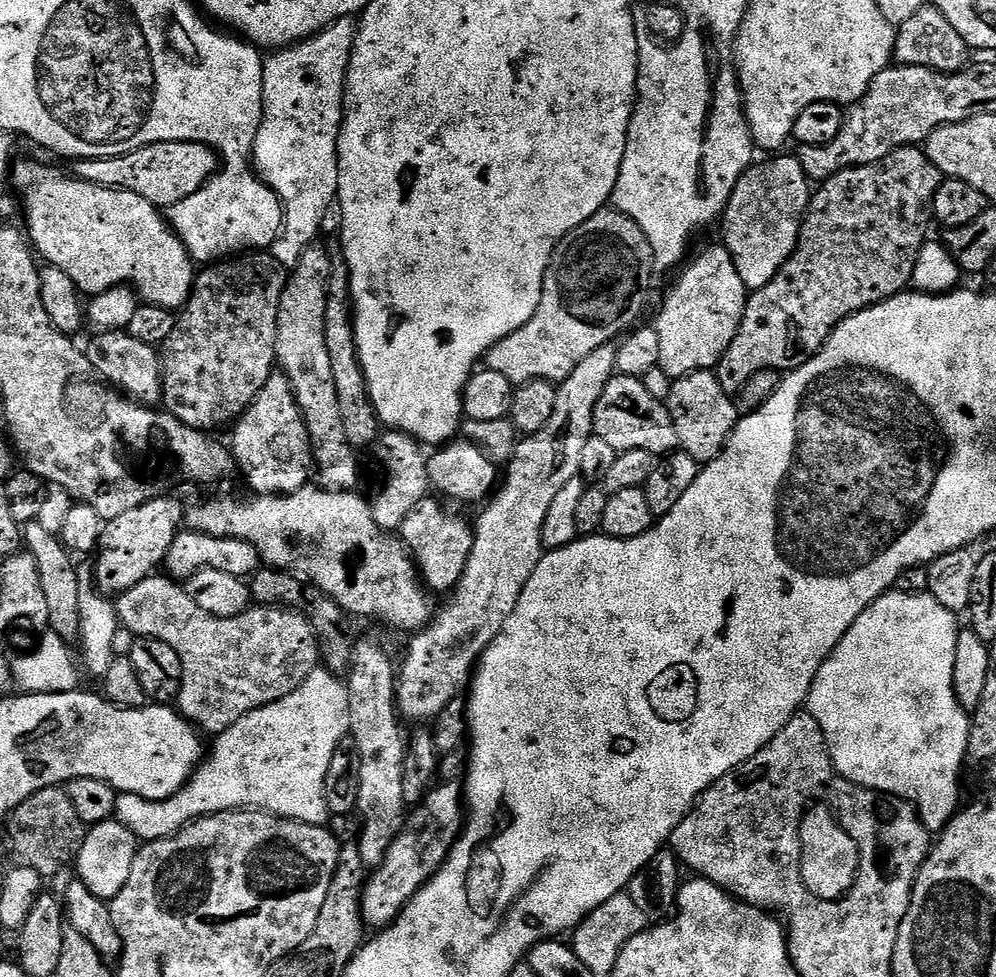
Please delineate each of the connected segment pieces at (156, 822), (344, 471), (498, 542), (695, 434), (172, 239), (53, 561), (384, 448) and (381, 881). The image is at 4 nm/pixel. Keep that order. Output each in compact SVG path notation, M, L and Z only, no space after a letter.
M318 666L310 674L310 678L306 678L306 682L302 682L302 686L298 686L298 690L294 690L294 694L286 694L286 698L282 698L278 702L270 702L266 706L262 706L258 710L254 710L250 714L238 718L238 722L234 722L234 726L230 726L230 730L219 733L213 739L216 741L210 744L210 747L207 749L199 768L192 773L192 778L184 783L182 790L178 790L178 794L174 794L165 800L151 800L150 798L130 796L127 794L117 795L116 811L114 813L115 819L119 820L122 826L126 826L126 830L133 832L136 835L137 841L140 842L161 840L167 836L172 836L176 832L181 832L193 820L200 820L204 816L213 816L219 812L234 812L237 810L259 810L262 812L271 812L273 816L283 816L286 820L300 820L304 824L327 825L329 823L327 820L330 820L330 813L328 811L328 803L326 802L326 794L324 793L326 770L330 770L330 758L334 758L334 750L349 735L349 722L350 706L348 705L347 683L337 673L330 672L323 666Z
M311 244L306 254L298 258L298 266L291 268L282 290L282 302L278 310L276 362L279 371L290 382L294 398L302 410L302 418L312 443L314 472L318 480L320 476L319 483L333 492L347 492L357 487L360 464L356 461L357 449L346 438L346 426L342 426L338 390L334 386L330 354L326 351L326 298L334 257L322 244Z
M615 343L603 344L598 346L598 350L594 350L594 354L586 354L586 358L578 362L574 374L559 381L554 398L554 414L550 414L550 422L546 422L542 430L525 435L515 445L506 464L508 477L505 480L503 477L498 491L483 505L484 513L474 520L474 546L470 550L466 570L451 593L452 601L441 612L439 609L433 615L427 628L420 629L409 639L412 641L408 644L404 665L399 665L396 685L396 706L405 721L431 722L438 714L442 714L442 709L449 702L461 699L471 685L481 656L492 645L494 638L498 638L510 614L514 614L514 606L518 606L518 598L526 582L530 582L530 574L534 574L540 557L546 551L542 542L542 522L546 522L546 514L554 503L554 497L558 490L562 490L562 486L566 486L566 482L570 482L570 478L581 475L582 450L594 434L592 419L598 406L598 398L602 398L602 390L606 390L613 376L617 375L616 349Z
M715 371L695 372L673 380L672 393L666 403L669 414L674 418L674 430L678 430L680 448L697 462L718 458L738 427L735 399L722 390Z
M19 159L10 173L10 180L24 195L22 216L24 212L28 219L26 235L33 249L41 257L44 255L51 267L66 270L85 297L91 298L111 288L131 284L136 286L139 299L145 304L157 304L173 310L183 309L187 304L194 283L194 261L167 219L154 205L146 202L146 198L124 192L121 188L103 188L72 174L67 176L62 169L39 164L36 160Z
M36 520L25 523L22 528L22 540L27 551L32 553L38 562L39 576L42 578L42 590L46 592L46 606L49 607L49 629L65 643L75 643L80 636L83 620L81 618L81 594L84 586L80 584L80 576L73 562L75 560L70 551L59 540Z
M388 430L377 439L374 445L376 464L380 467L380 489L376 497L371 497L372 513L379 528L385 530L399 529L400 523L429 495L428 461L425 449L420 441L405 432Z
M455 780L437 783L424 797L423 804L417 804L409 811L404 829L398 838L394 838L386 858L367 877L362 894L362 914L369 929L383 930L399 918L410 898L414 898L422 885L442 867L465 823L466 797L463 787Z

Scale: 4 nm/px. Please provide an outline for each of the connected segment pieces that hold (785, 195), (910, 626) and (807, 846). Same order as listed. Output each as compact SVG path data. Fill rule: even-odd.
M778 154L767 157L768 160L762 163L759 161L748 168L735 184L720 218L723 247L731 254L731 260L734 262L738 276L742 279L743 286L750 292L766 286L766 283L774 278L774 274L792 256L794 246L797 245L797 240L800 237L801 226L808 213L812 182L805 174L805 168L797 155L784 155Z
M893 590L884 593L873 604L866 606L866 610L862 610L862 614L858 614L858 618L854 618L854 626L850 626L850 630L846 630L846 634L842 634L842 642L838 642L838 646L834 646L834 650L826 658L826 662L822 662L806 701L807 712L822 726L822 734L826 738L828 753L837 774L863 788L872 788L876 792L886 793L887 796L897 796L900 800L907 800L920 813L920 819L933 834L943 832L945 826L952 821L953 816L961 807L960 767L966 764L968 754L970 716L964 711L952 689L954 654L961 634L961 629L956 628L956 620L958 620L957 613L946 610L946 606L942 606L942 602L938 602L927 592Z
M813 805L800 821L800 876L819 900L843 899L855 884L860 868L860 851L846 834L840 821L827 805Z

